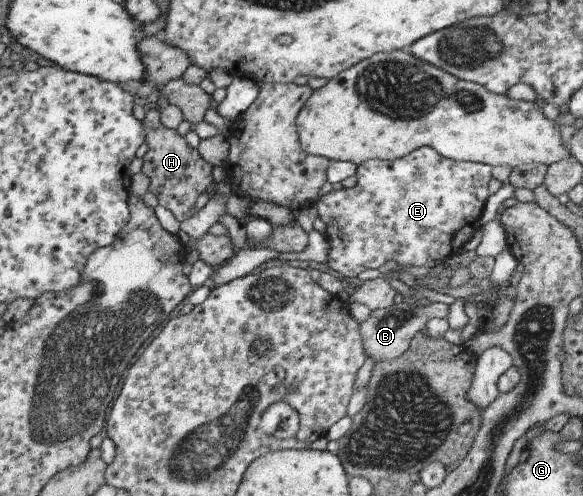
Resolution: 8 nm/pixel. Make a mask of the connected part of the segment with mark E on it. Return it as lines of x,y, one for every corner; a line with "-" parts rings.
422,147
417,151
414,151
411,155
405,156
398,160
380,160
372,159
367,163
358,166
358,172
356,178
357,184
353,188
342,188
339,191
331,191
325,196
322,196
317,201
318,215
325,223
326,228
323,236
329,243
329,255
327,266
333,271
339,273
340,277
356,278
369,269
382,268
385,262
394,261
397,265
403,267
415,267
426,268
435,262
436,265
440,265
441,262
445,263
451,256
463,251
471,242
473,242
474,233
480,228
479,216
481,216
481,210
483,210
483,204
485,204
485,198
487,198
487,182
489,182
489,166
485,166
482,163
471,163
468,161
455,161
437,152
430,147

